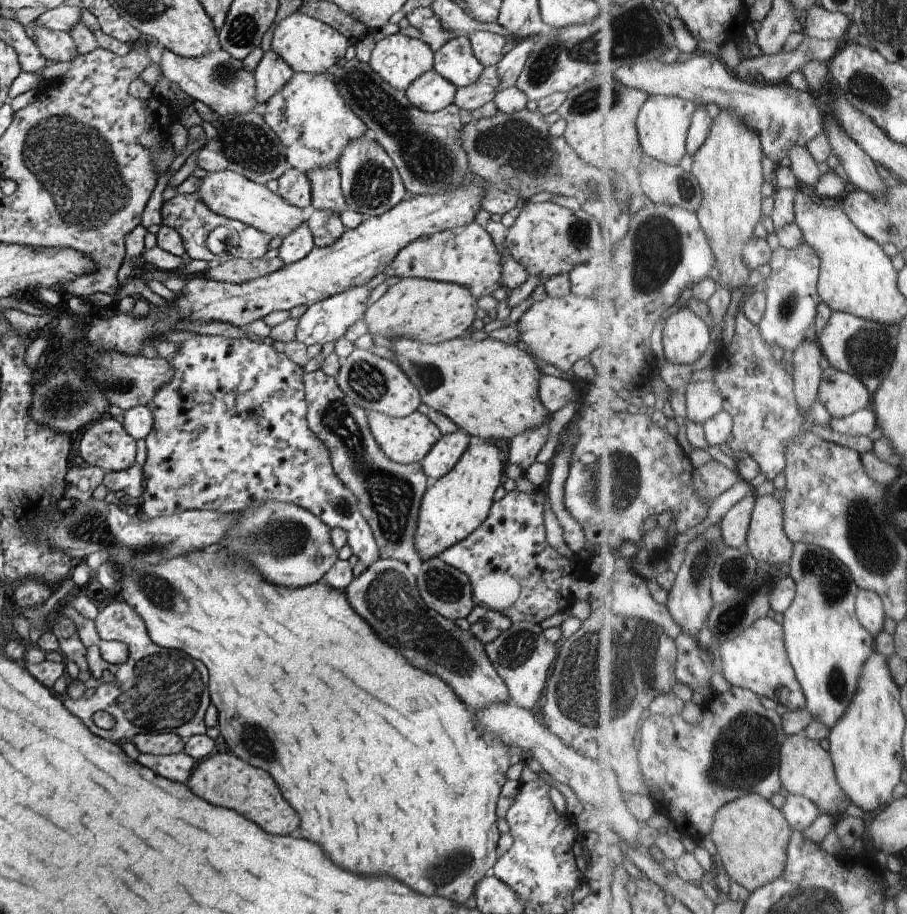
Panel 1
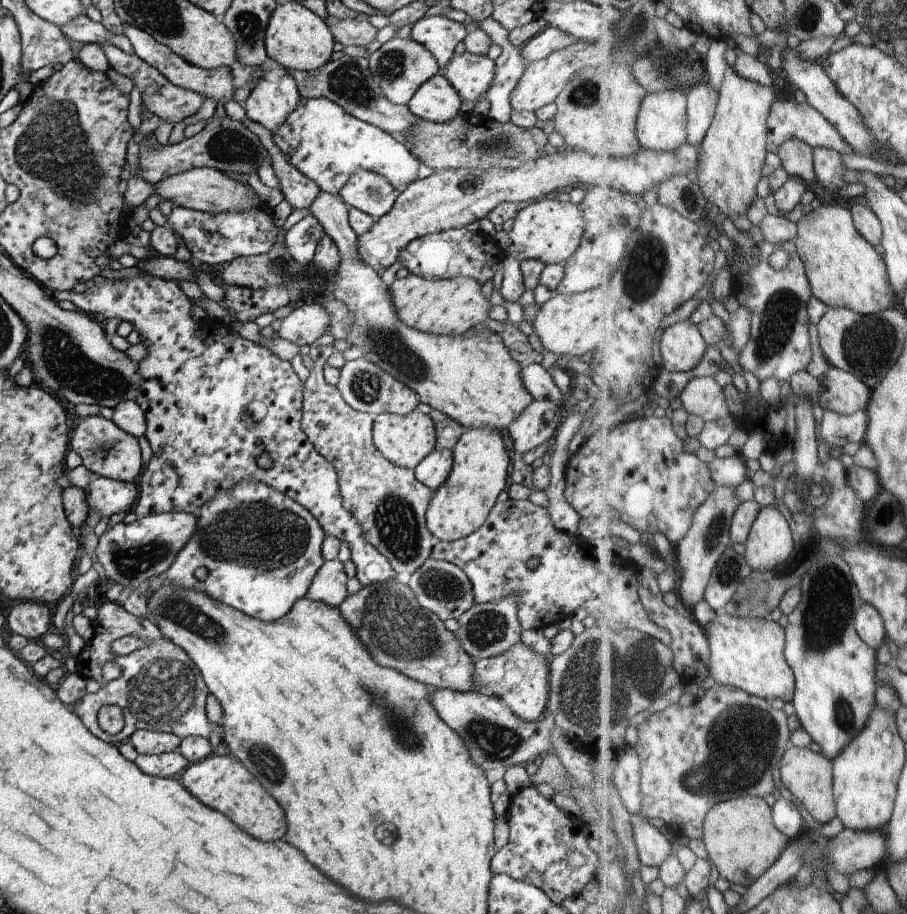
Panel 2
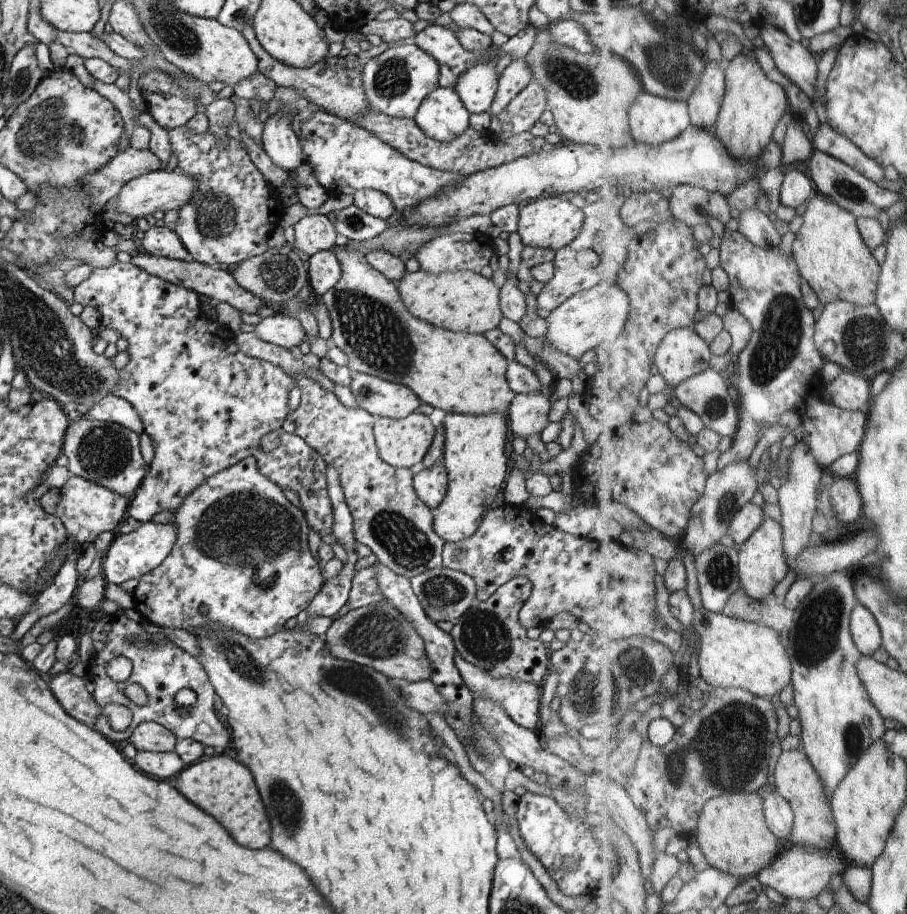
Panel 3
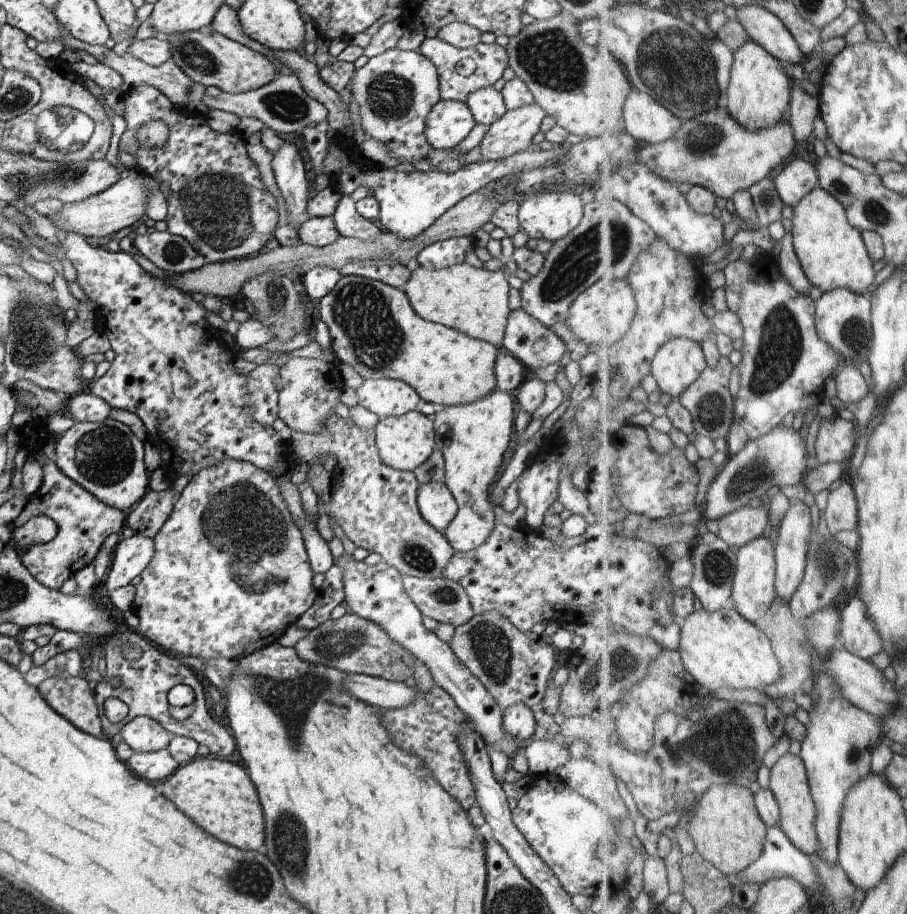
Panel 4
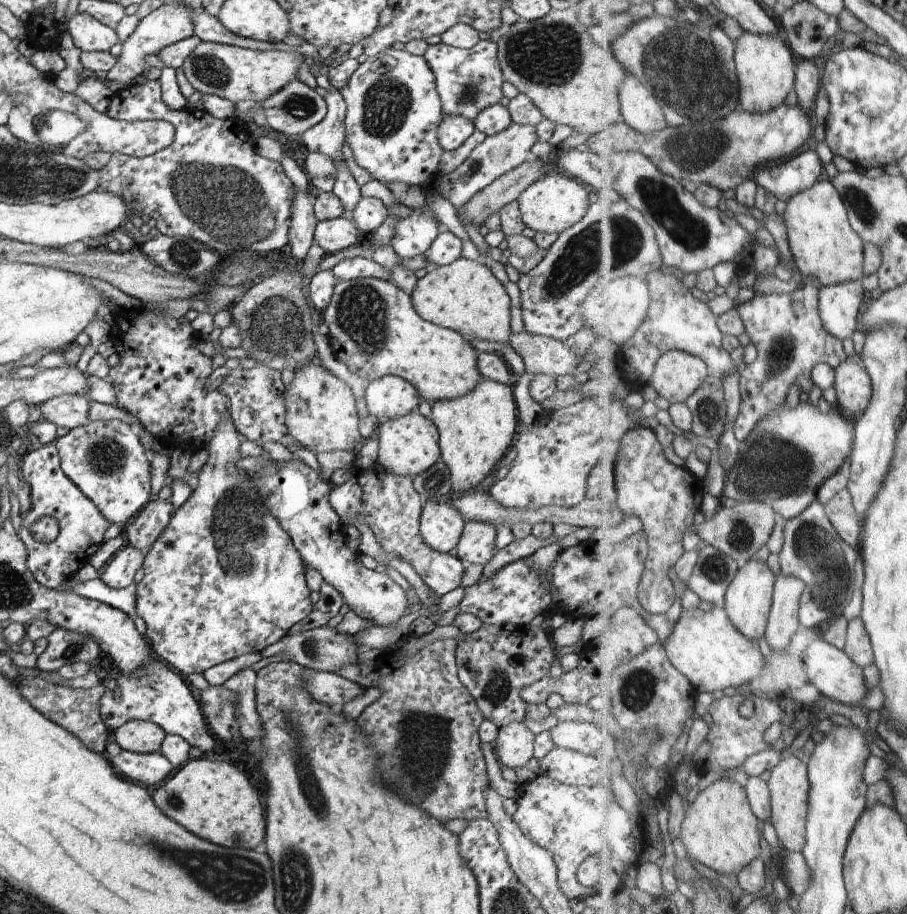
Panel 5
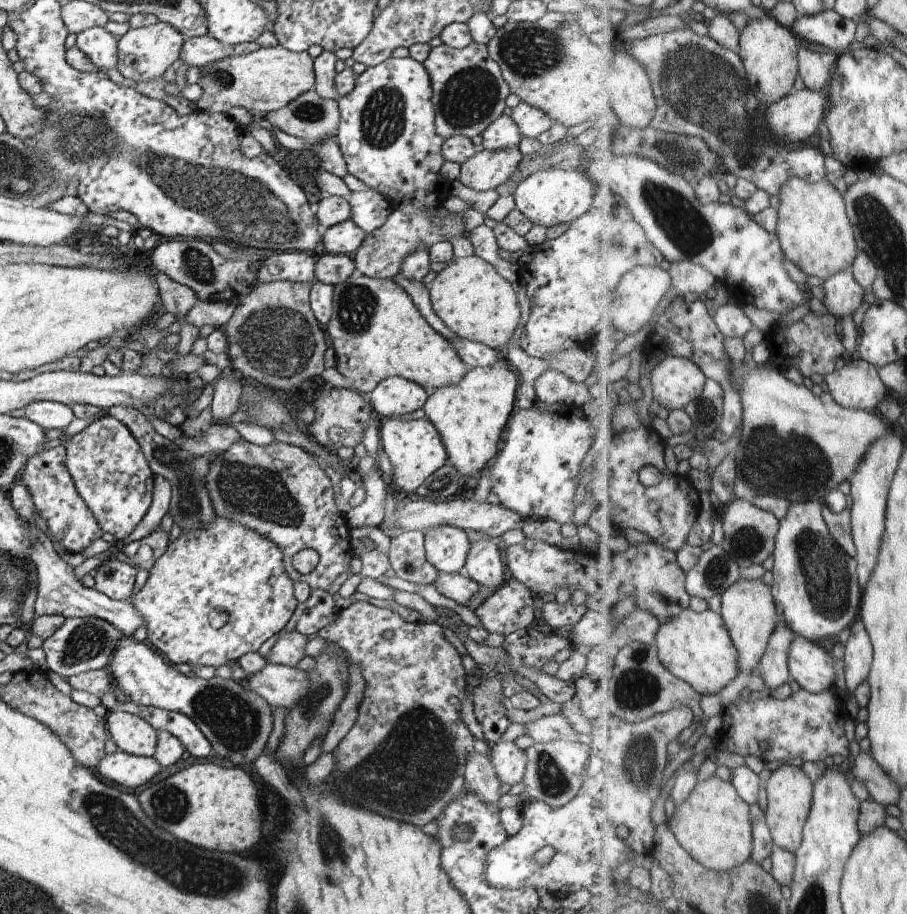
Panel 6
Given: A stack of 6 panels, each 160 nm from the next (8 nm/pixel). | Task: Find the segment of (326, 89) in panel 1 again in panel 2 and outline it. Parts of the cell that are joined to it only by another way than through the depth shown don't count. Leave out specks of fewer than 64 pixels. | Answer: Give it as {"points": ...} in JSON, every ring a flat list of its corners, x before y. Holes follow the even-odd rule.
{"points":[[301,96,296,108,273,134,272,140,278,145,280,152,290,161,290,164,301,170,324,192,338,194,349,176,360,168,385,176,398,190,406,188,412,181,423,178,424,175,431,172,425,170,422,162,402,141,380,130,377,126,354,118,354,115,348,114,339,104,332,102,329,98]]}

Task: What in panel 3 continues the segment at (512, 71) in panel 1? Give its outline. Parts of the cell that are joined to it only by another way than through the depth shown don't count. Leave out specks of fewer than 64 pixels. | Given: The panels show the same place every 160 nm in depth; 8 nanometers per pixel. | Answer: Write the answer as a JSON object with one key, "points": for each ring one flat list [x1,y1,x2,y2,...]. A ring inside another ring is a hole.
{"points":[[570,18,562,19,549,25,549,35,558,44,570,47,581,53,590,53,594,50,589,41,587,30,576,21]]}

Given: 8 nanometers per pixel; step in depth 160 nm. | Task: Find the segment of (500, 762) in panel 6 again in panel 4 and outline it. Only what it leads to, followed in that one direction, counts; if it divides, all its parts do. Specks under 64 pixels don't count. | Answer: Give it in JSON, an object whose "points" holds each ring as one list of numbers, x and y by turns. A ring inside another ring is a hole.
{"points":[[517,702,505,708,503,712,503,725,513,737,526,745,532,741,536,721,533,710,525,702]]}

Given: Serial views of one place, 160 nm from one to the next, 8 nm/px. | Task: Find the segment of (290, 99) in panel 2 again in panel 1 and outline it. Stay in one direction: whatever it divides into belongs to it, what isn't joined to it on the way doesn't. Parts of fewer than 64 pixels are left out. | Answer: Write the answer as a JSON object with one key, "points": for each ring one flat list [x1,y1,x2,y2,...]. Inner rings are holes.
{"points":[[272,49,263,52,263,57,254,70,257,101,259,105,255,112,264,114,265,104,274,93,277,93,292,76,293,70,290,65]]}

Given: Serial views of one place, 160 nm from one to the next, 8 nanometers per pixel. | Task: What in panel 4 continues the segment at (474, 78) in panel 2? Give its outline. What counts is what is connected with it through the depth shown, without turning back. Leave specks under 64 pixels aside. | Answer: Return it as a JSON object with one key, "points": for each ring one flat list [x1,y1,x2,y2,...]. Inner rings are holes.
{"points":[[494,87,475,90,465,100,476,123,490,126,505,115,507,108,502,93]]}

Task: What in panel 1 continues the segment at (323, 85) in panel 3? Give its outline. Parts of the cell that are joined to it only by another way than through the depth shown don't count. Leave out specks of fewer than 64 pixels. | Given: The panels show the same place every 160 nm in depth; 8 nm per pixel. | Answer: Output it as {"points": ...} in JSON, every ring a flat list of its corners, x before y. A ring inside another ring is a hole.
{"points":[[356,57,346,61,341,68,337,64,334,65,327,70,326,75,333,76,335,83,338,85,339,93,352,109,352,112,358,115,358,118,362,120,368,130,375,136,376,141,386,149,386,152,394,161,398,172,401,174,406,190,410,190,413,195,444,194,455,187,474,185,482,193,481,208,487,210,490,214,498,213,502,216,522,202,518,193,510,192,499,185,492,185,485,178,474,174,469,169,469,160,466,151,461,145,461,128,466,123,474,119,489,118,499,113,494,100,489,100,474,110,461,109,452,102,438,112,423,111,410,102,410,99,403,90,398,90,391,84,388,84,379,74,376,74,376,71,369,63,358,61]]}

